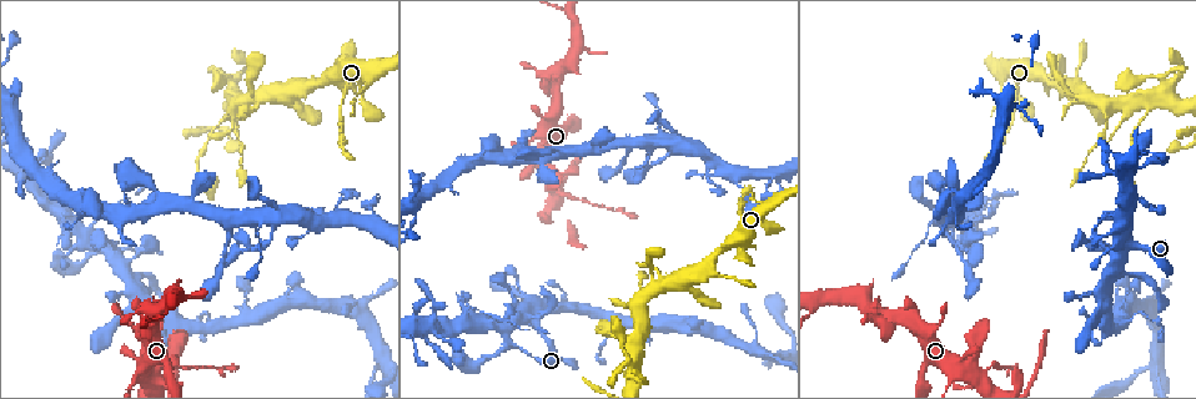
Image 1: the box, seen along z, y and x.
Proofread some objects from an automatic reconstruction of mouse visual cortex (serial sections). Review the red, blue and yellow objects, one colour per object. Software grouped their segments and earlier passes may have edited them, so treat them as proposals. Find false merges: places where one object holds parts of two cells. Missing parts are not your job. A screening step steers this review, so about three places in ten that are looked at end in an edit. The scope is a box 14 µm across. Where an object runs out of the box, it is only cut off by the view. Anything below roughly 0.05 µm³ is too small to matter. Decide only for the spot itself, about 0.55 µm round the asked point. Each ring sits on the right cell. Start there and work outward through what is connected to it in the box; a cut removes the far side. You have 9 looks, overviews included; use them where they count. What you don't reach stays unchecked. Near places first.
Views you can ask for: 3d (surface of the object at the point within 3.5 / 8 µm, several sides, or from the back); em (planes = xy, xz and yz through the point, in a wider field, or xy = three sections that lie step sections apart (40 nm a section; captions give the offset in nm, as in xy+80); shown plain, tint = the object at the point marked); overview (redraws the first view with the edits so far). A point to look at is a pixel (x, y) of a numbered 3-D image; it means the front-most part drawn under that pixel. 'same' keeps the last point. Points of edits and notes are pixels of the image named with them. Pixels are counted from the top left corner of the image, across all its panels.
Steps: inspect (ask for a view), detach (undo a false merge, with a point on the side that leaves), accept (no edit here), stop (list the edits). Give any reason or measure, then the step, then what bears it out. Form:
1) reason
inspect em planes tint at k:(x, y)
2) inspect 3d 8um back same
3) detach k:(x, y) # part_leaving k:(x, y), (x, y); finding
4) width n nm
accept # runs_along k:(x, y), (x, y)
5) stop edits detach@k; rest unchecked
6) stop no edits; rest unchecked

thick turns thin
inspect em xy step 5 tint at 1:(563, 195)

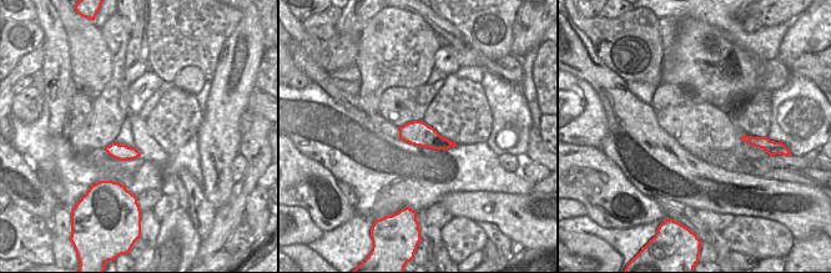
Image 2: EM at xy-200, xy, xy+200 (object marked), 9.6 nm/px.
wider look
inspect 3d 3.5um same

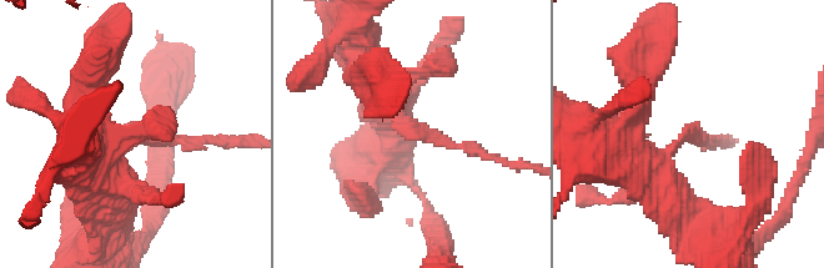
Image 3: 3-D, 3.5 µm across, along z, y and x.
detach 3:(428, 138) # part_leaving 3:(395, 117), (410, 130), (502, 161); a second cell is stuck on

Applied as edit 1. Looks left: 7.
inspect overview

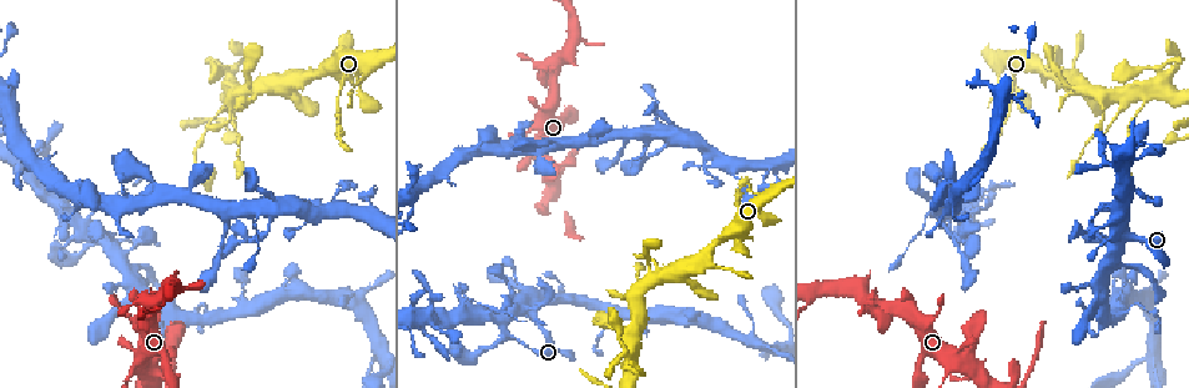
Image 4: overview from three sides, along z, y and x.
a narrow waist
inspect 3d 3.5um at 4:(117, 239)

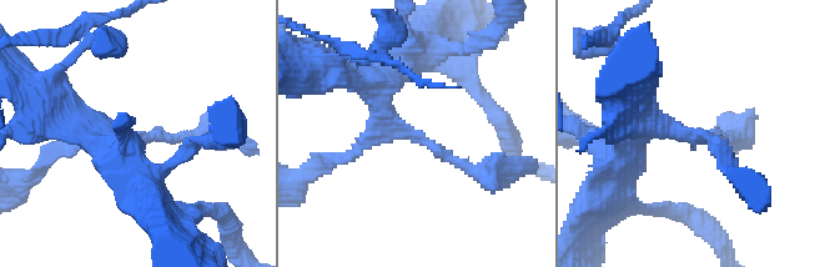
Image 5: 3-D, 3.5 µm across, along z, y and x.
arms 3; arm_widths 200, 250, 250 nm; now the EM
inspect em planes tint at 5:(142, 137)

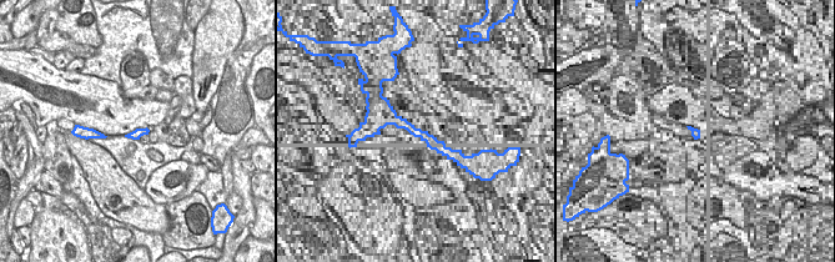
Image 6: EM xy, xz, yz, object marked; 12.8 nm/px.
accept # continuous, no second cell

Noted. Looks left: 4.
four arms meet
inspect 3d 3.5um at 4:(1147, 303)

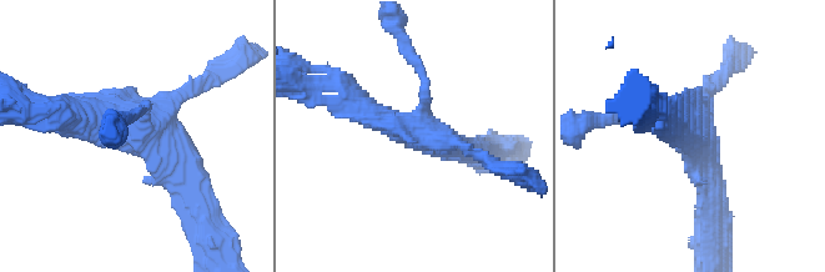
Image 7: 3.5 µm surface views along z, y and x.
arms 4; arm_widths 150, 150, 350, 400 nm
inspect em xy step 3 tint at 7:(426, 133)

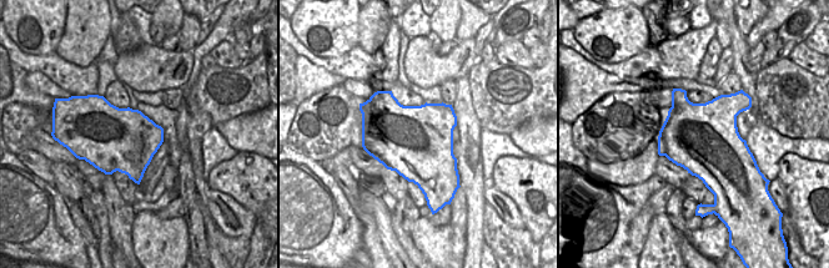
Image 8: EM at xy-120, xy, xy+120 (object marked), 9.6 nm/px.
accept # runs_along 7:(71, 116), (136, 120), (197, 192); continuous, no second cell

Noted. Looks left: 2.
thick turns thin
inspect 3d 3.5um at 4:(1124, 107)

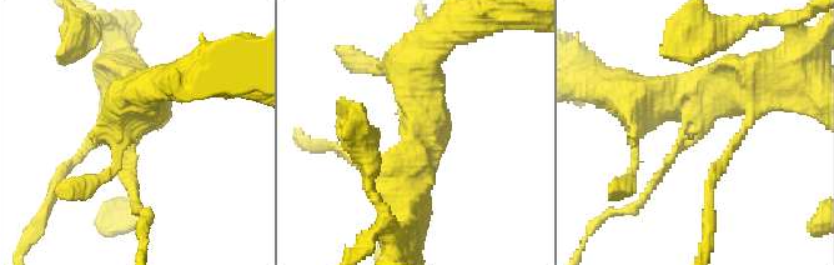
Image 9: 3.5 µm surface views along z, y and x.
shape alone is not enough
inspect em planes tint at 9:(694, 130)

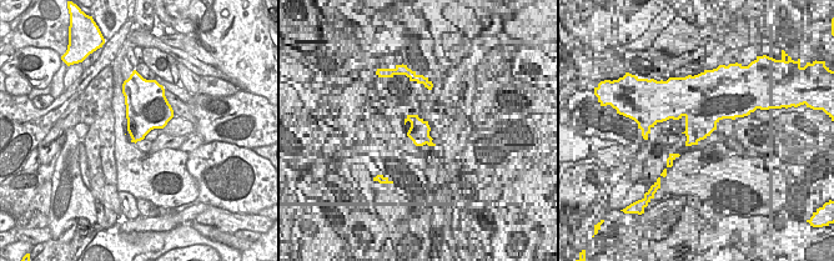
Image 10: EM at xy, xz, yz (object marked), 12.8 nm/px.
accept # runs_along 9:(142, 99), (130, 145), (135, 199); one cell here

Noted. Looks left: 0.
stop edits detach@3; rest unchecked

